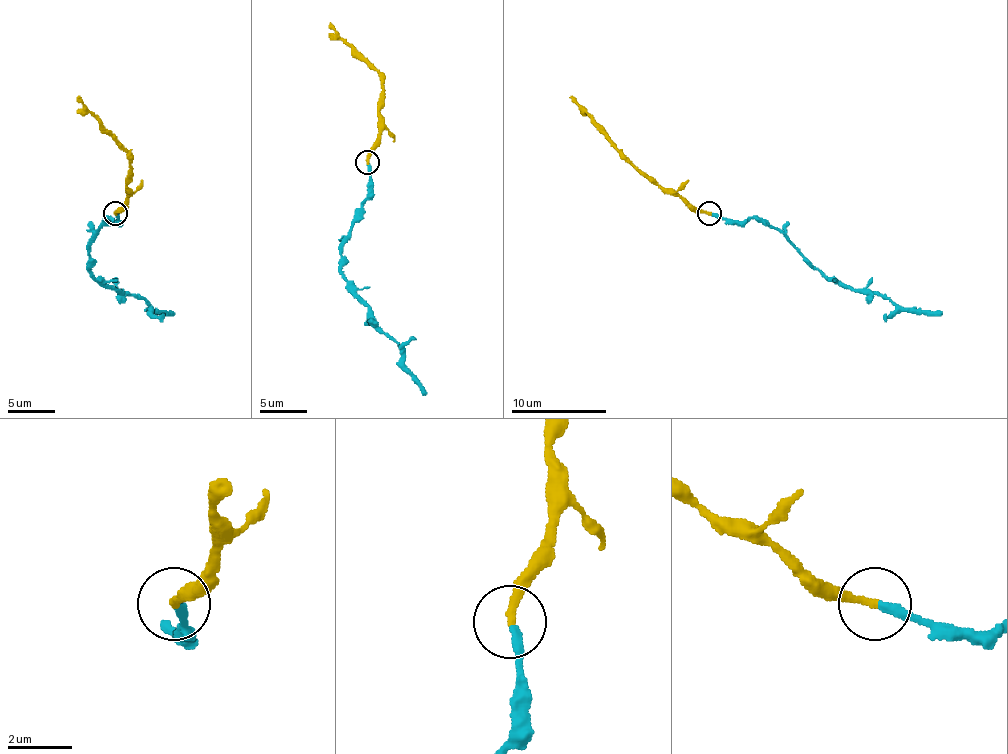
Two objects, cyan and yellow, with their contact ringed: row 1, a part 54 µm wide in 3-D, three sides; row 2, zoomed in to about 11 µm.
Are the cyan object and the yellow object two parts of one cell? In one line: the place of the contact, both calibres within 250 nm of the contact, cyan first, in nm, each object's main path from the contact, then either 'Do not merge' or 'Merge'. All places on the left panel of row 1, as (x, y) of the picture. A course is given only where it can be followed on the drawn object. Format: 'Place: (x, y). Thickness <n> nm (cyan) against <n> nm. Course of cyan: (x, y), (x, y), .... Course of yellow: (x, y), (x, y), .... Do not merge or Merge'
Place: (115, 213). Thickness 280 nm (cyan) against 240 nm. Course of cyan: (114, 213), (117, 222), (110, 217), (91, 243), (88, 270), (114, 288), (138, 293), (150, 307), (173, 315). Course of yellow: (114, 213), (126, 201), (128, 151), (79, 97). Merge

